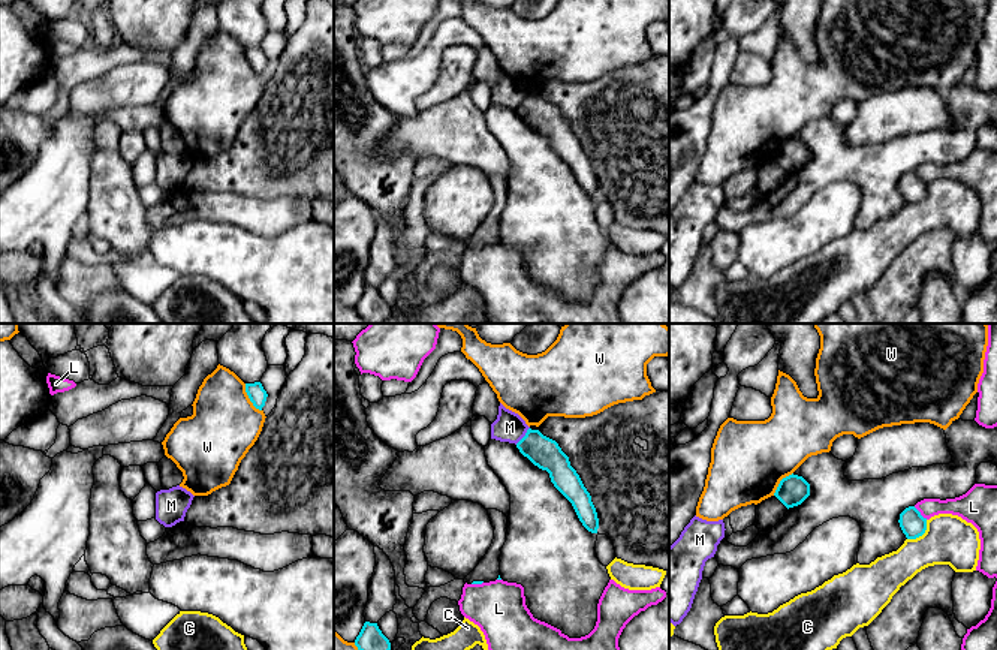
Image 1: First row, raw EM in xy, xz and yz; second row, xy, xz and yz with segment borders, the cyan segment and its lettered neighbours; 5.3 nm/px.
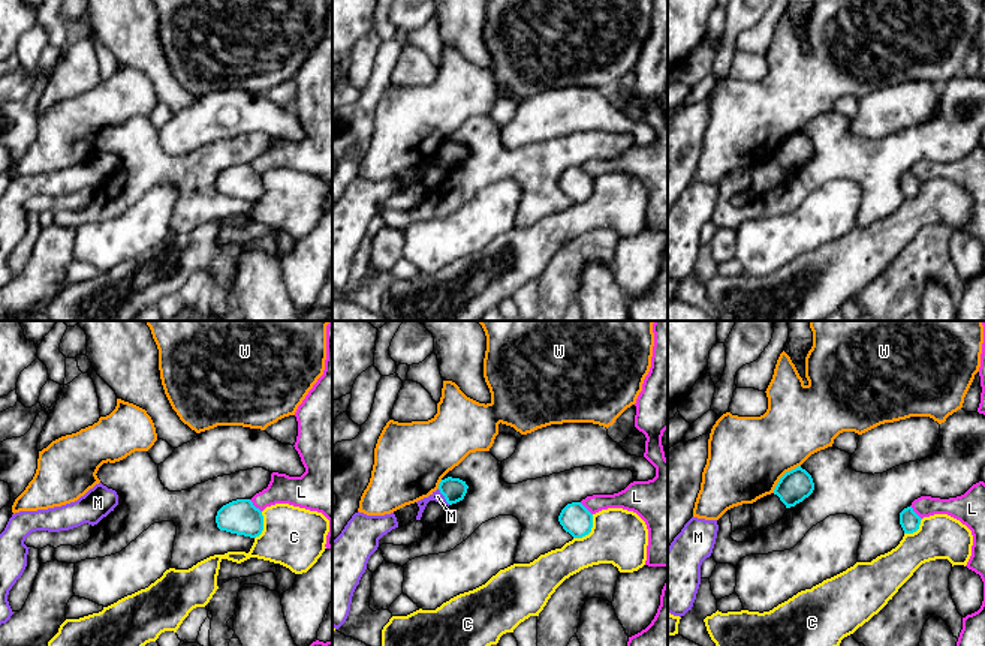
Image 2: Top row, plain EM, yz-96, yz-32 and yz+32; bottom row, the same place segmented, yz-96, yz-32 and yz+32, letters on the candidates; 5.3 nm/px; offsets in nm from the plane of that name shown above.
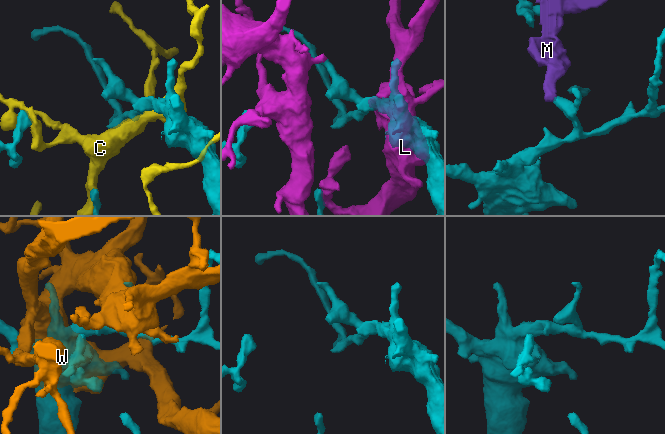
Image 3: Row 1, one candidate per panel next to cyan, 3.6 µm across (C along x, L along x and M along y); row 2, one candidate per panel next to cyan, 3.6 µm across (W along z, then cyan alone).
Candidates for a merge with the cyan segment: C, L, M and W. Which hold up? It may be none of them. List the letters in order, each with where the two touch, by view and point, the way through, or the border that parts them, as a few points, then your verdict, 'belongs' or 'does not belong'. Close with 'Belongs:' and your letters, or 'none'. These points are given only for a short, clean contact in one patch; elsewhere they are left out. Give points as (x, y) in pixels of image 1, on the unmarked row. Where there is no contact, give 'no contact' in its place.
C: contact yz (921, 199); does not belong
L: contact yz (919, 178); does not belong
M: contact xz (524, 101); border xz (529, 92), (515, 108); does not belong
W: contact xy (249, 62); does not belong
Belongs: none

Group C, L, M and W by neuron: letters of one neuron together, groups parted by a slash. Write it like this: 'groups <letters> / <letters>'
groups C / L / M / W

